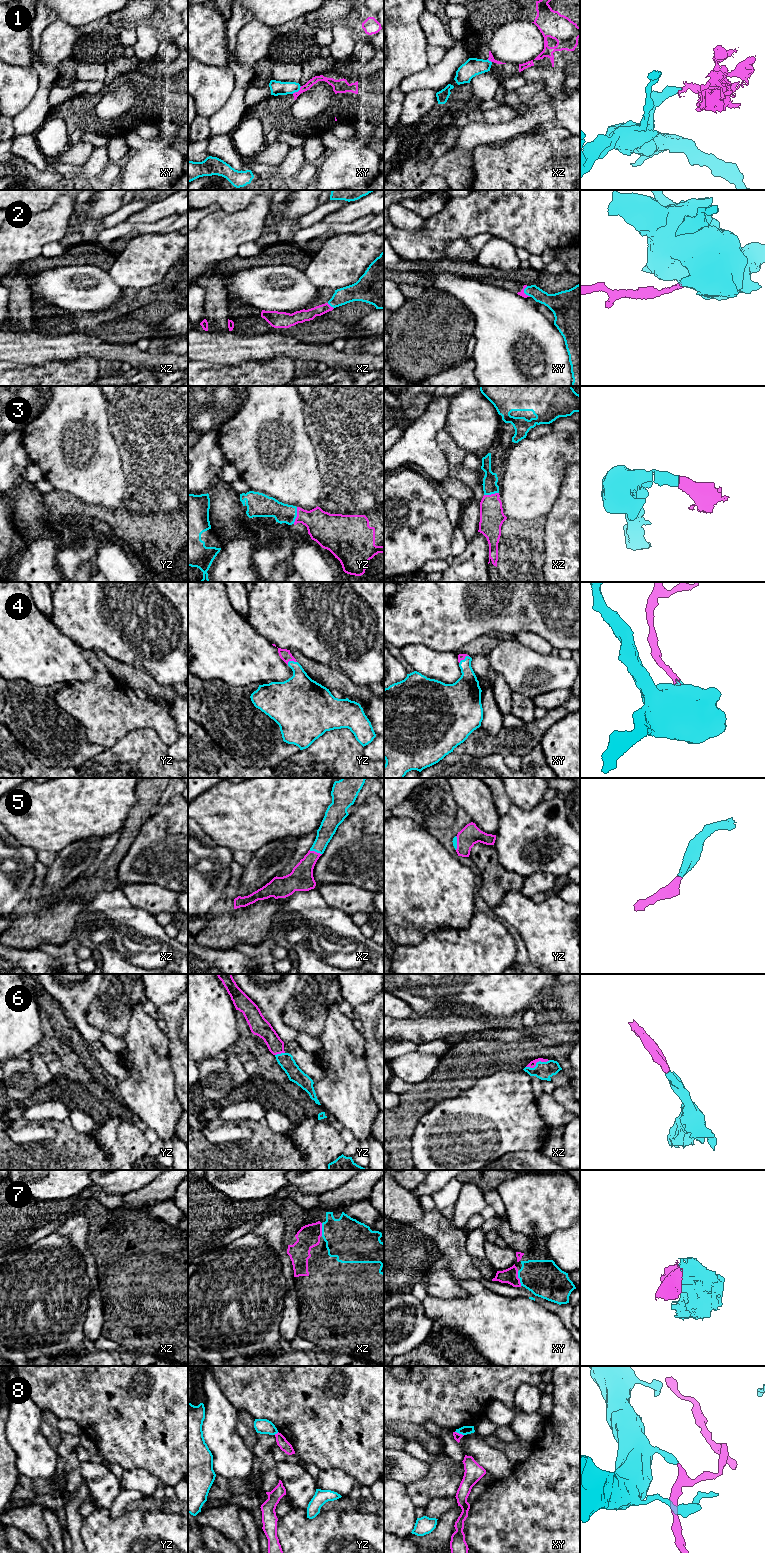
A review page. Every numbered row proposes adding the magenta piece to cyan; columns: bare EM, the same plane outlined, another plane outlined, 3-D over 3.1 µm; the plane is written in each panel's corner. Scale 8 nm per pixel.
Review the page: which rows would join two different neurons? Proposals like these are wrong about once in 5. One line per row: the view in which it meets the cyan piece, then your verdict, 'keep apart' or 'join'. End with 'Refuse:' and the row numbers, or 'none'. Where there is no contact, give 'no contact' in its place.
1: meets cyan in xy; keep apart
2: meets cyan in xy; join
3: meets cyan in yz; join
4: meets cyan in yz; join
5: meets cyan in xz; join
6: meets cyan in xz; join
7: meets cyan in xy; join
8: meets cyan in xy; keep apart
Refuse: 1, 8

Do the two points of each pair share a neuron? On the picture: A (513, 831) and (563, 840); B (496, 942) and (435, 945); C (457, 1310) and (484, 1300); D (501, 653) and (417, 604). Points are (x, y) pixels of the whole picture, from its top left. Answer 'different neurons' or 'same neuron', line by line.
A: same neuron
B: same neuron
C: same neuron
D: different neurons

